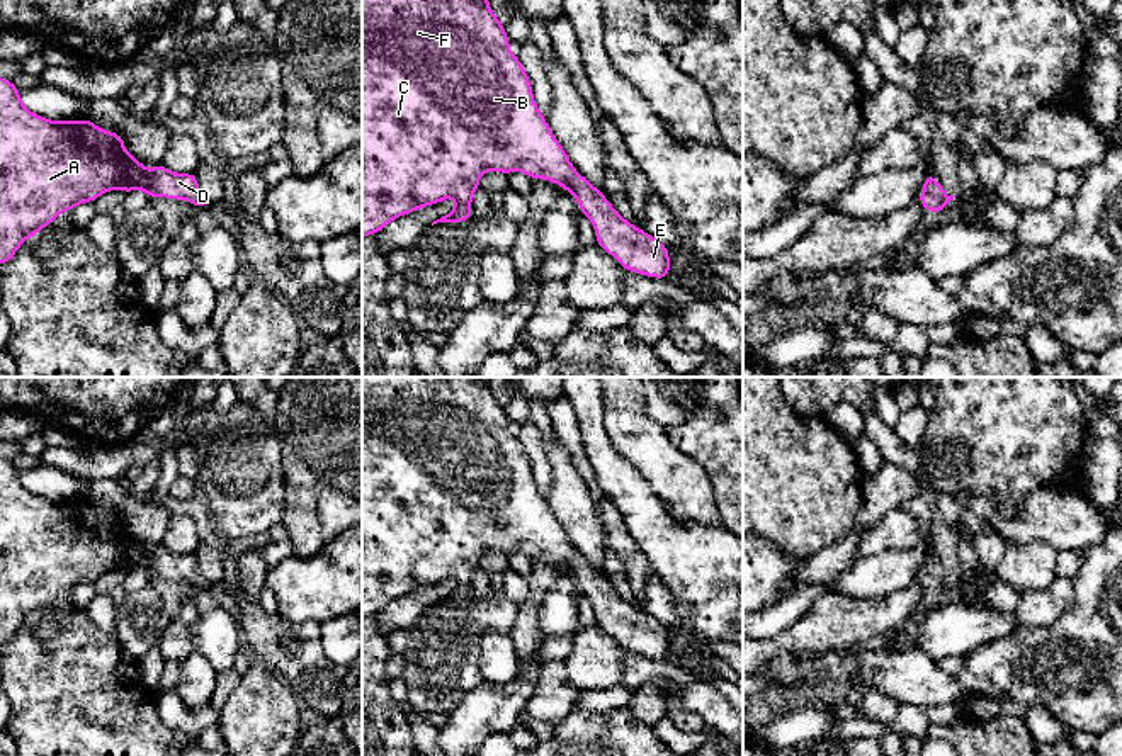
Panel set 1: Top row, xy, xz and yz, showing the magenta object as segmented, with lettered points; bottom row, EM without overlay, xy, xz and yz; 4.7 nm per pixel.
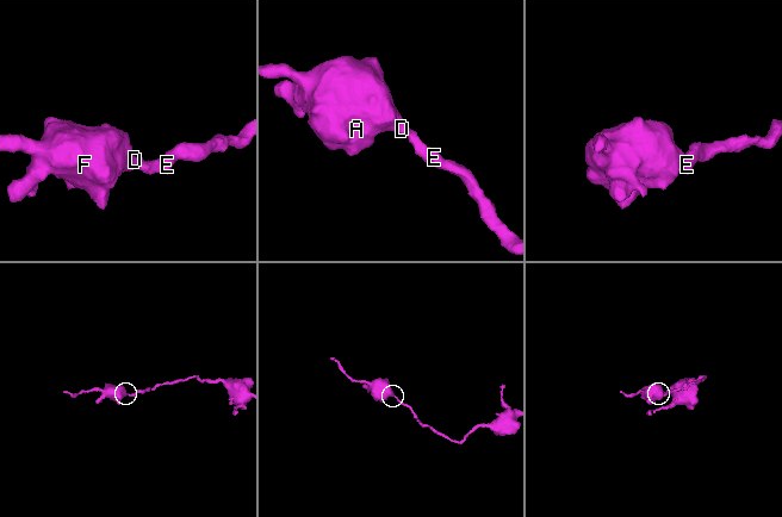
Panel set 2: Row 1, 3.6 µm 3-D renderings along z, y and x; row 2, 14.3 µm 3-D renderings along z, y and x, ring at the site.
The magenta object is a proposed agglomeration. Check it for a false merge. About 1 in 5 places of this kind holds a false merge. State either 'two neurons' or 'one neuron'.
one neuron

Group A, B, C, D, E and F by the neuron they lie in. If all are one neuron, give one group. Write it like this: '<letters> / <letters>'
A B C D E F

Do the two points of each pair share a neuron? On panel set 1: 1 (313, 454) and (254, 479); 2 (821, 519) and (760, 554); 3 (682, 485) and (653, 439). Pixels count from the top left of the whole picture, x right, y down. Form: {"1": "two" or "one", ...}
{"1": "two", "2": "two", "3": "one"}

